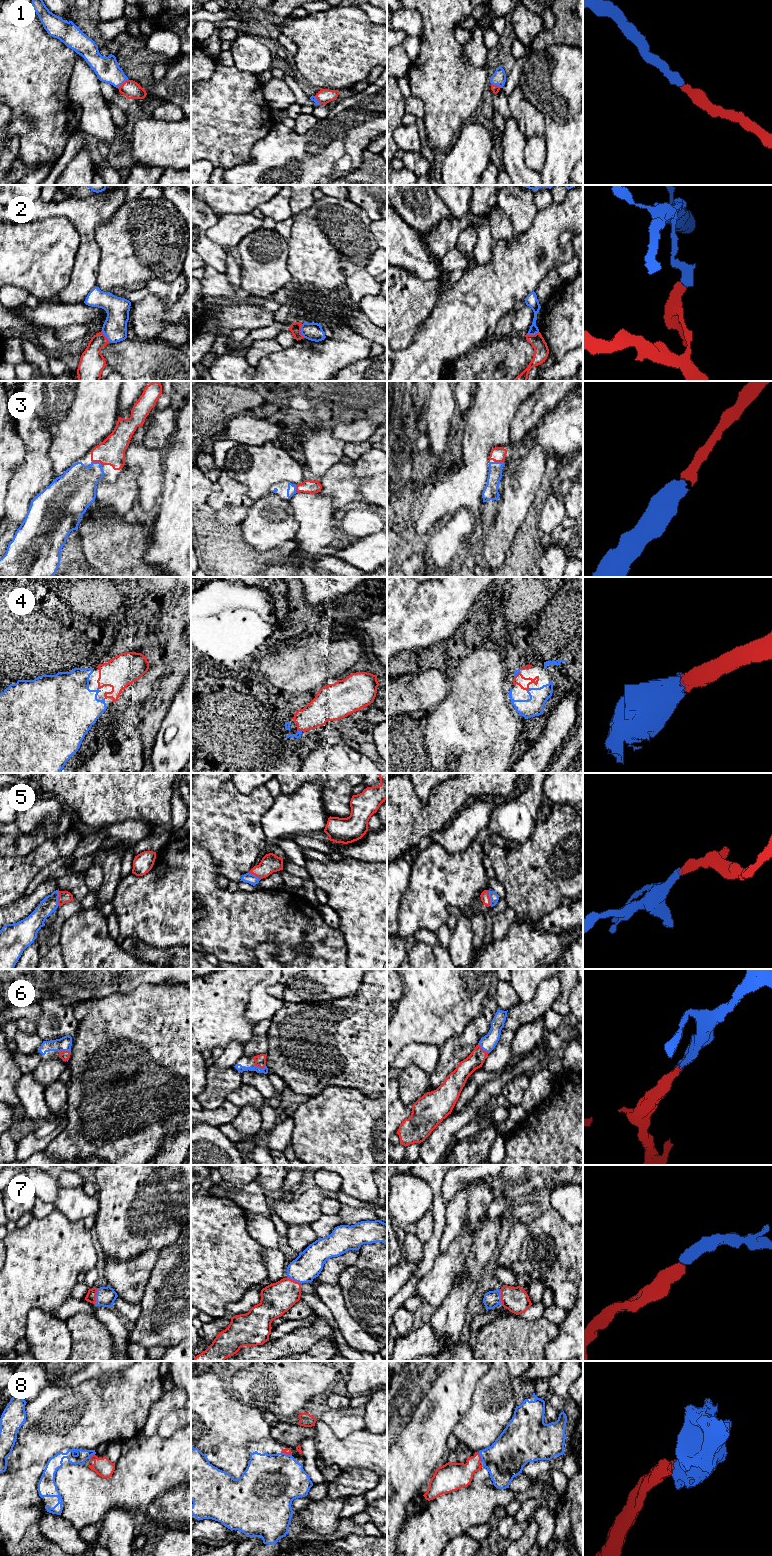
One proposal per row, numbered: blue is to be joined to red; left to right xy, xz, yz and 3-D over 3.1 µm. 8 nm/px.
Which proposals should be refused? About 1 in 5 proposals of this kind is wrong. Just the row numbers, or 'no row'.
2

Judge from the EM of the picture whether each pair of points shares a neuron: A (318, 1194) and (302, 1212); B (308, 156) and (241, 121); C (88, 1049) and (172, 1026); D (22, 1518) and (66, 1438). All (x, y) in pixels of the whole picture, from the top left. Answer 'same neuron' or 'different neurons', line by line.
A: same neuron
B: different neurons
C: same neuron
D: same neuron

